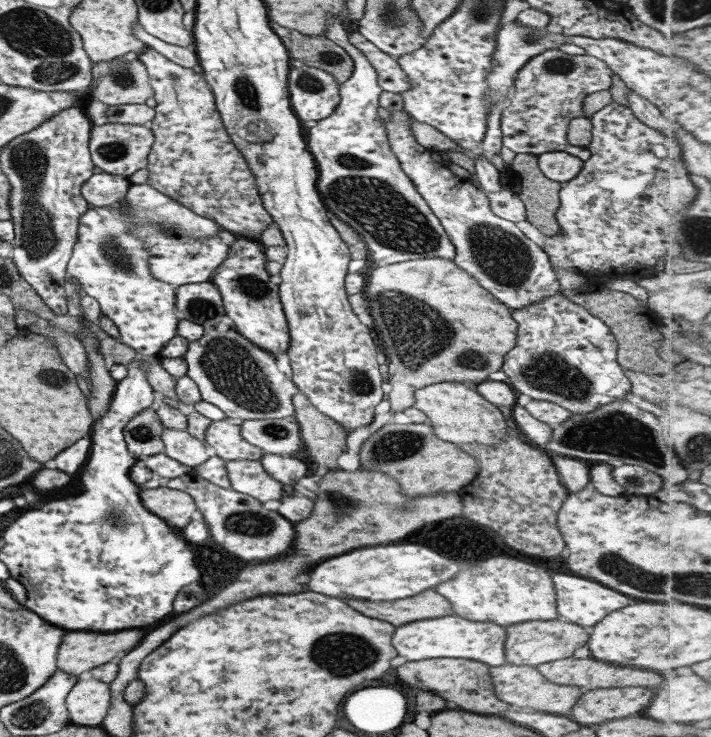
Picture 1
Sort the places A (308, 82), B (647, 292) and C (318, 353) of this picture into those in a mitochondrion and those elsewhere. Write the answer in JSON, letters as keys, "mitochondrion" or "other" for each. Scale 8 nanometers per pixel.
{"A":"mitochondrion","B":"other","C":"other"}

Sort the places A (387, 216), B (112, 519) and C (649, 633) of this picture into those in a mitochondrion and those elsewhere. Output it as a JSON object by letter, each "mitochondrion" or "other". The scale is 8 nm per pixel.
{"A":"mitochondrion","B":"mitochondrion","C":"other"}

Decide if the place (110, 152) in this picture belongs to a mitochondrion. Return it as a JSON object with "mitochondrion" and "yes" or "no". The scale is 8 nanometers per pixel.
{"mitochondrion":"yes"}

